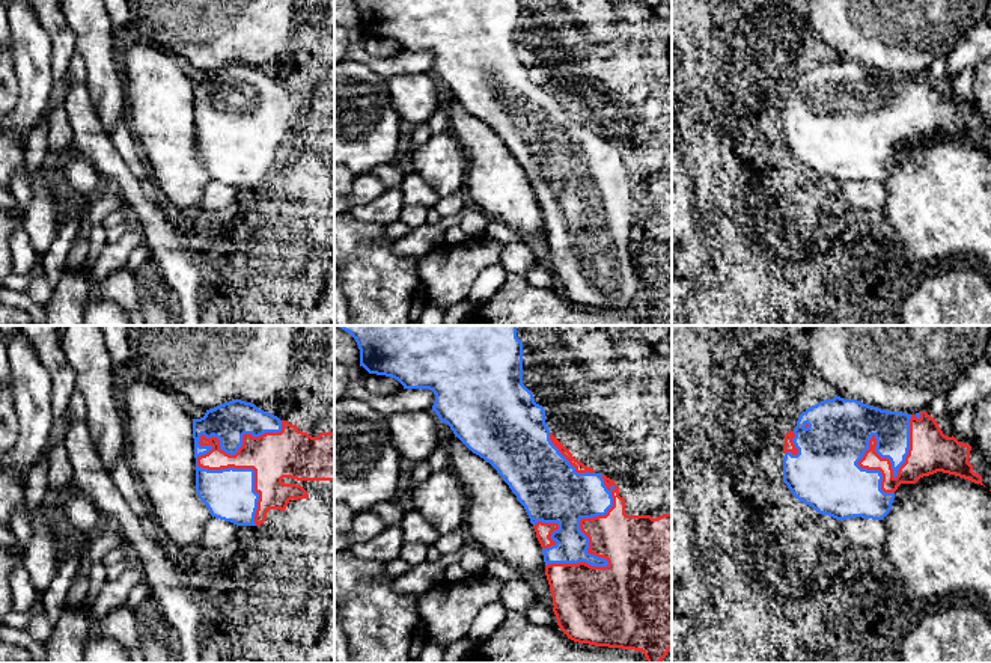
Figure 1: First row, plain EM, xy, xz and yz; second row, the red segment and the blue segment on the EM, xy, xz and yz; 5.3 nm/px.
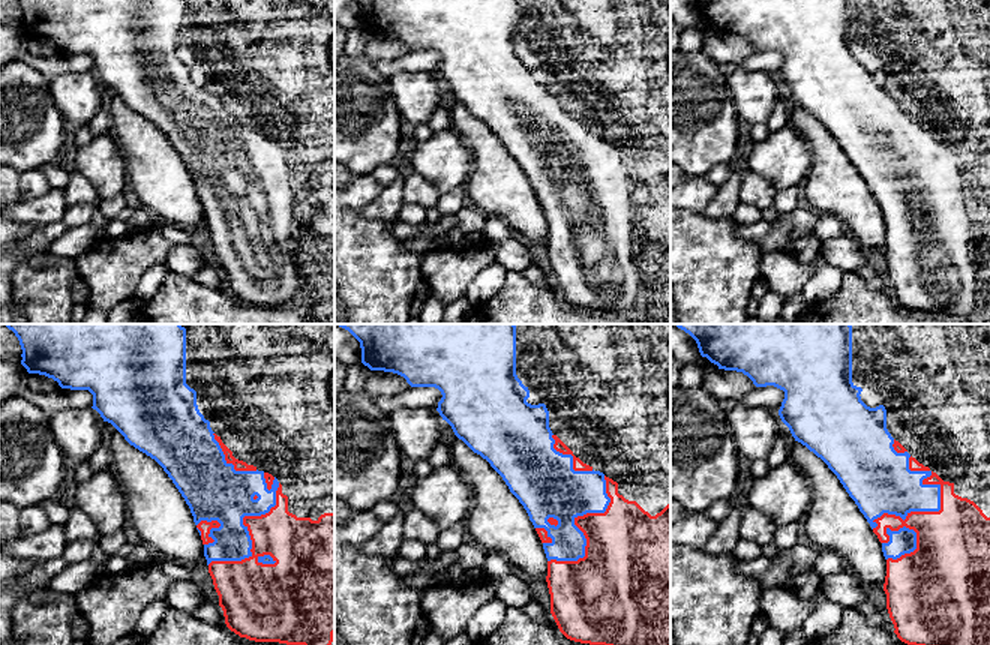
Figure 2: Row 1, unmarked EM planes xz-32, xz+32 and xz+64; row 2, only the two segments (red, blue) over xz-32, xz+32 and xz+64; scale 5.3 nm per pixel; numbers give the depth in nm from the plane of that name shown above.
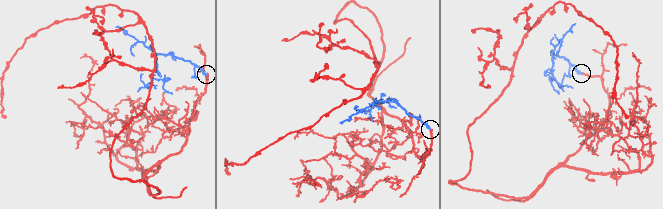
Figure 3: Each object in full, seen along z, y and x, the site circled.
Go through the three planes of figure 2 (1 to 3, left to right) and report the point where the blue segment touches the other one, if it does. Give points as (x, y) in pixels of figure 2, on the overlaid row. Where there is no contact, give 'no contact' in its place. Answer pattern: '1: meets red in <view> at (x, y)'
1: meets red in xz-32 at (248, 530)
2: meets red in xz+32 at (575, 524)
3: meets red in xz+64 at (927, 512)

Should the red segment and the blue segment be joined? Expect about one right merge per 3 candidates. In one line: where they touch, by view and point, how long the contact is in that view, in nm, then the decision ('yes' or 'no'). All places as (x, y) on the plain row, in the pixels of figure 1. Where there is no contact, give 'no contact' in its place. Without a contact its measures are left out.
meets red in xy at (210, 113); contact 600 nm long; yes

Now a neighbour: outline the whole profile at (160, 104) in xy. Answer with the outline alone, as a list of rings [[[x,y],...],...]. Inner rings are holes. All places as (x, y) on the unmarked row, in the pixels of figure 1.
[[[133,36],[119,44],[119,51],[122,72],[127,75],[130,130],[152,169],[163,200],[181,212],[179,223],[196,229],[203,214],[203,190],[212,178],[196,155],[193,81],[181,69],[173,53],[137,42]]]

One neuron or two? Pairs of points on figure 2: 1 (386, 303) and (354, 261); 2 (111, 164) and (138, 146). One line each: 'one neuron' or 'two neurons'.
1: one neuron
2: two neurons

